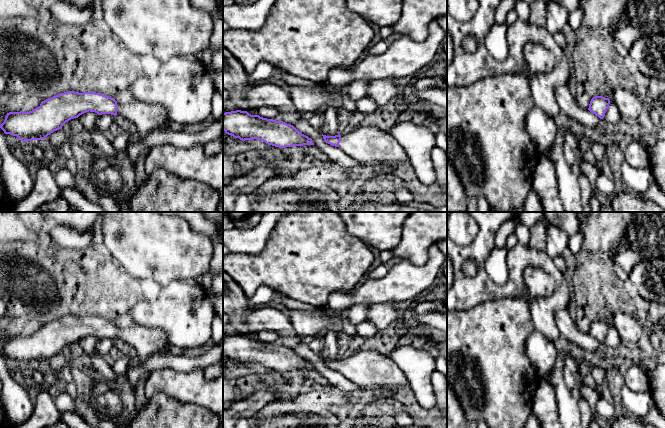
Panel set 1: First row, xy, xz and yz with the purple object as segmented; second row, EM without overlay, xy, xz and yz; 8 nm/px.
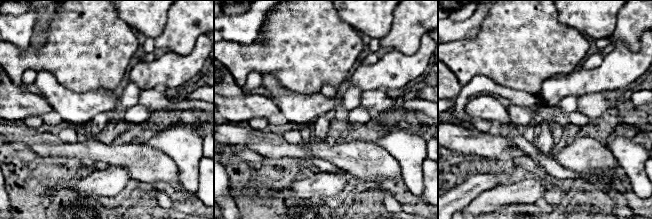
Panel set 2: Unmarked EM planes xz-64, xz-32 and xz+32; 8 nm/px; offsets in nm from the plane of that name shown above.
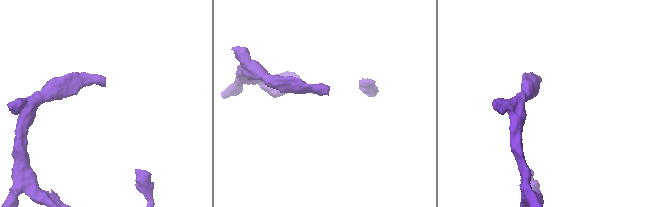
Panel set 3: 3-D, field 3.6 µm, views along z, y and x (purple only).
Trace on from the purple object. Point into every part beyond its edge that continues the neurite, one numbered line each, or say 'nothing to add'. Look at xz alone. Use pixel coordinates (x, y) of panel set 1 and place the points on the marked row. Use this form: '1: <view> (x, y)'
1: xz (377, 149)

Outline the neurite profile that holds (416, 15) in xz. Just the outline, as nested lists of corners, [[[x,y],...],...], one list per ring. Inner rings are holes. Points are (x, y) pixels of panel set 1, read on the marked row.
[[[403,0],[401,16],[392,30],[421,42],[427,38],[430,22],[441,16],[447,16],[447,0]]]

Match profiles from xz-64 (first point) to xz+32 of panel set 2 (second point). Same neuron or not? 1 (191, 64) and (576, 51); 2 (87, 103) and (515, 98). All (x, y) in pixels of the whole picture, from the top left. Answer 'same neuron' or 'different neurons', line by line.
1: different neurons
2: different neurons

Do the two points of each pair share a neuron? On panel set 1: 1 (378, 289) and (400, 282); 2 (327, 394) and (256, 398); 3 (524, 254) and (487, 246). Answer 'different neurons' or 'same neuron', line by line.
1: same neuron
2: different neurons
3: same neuron

